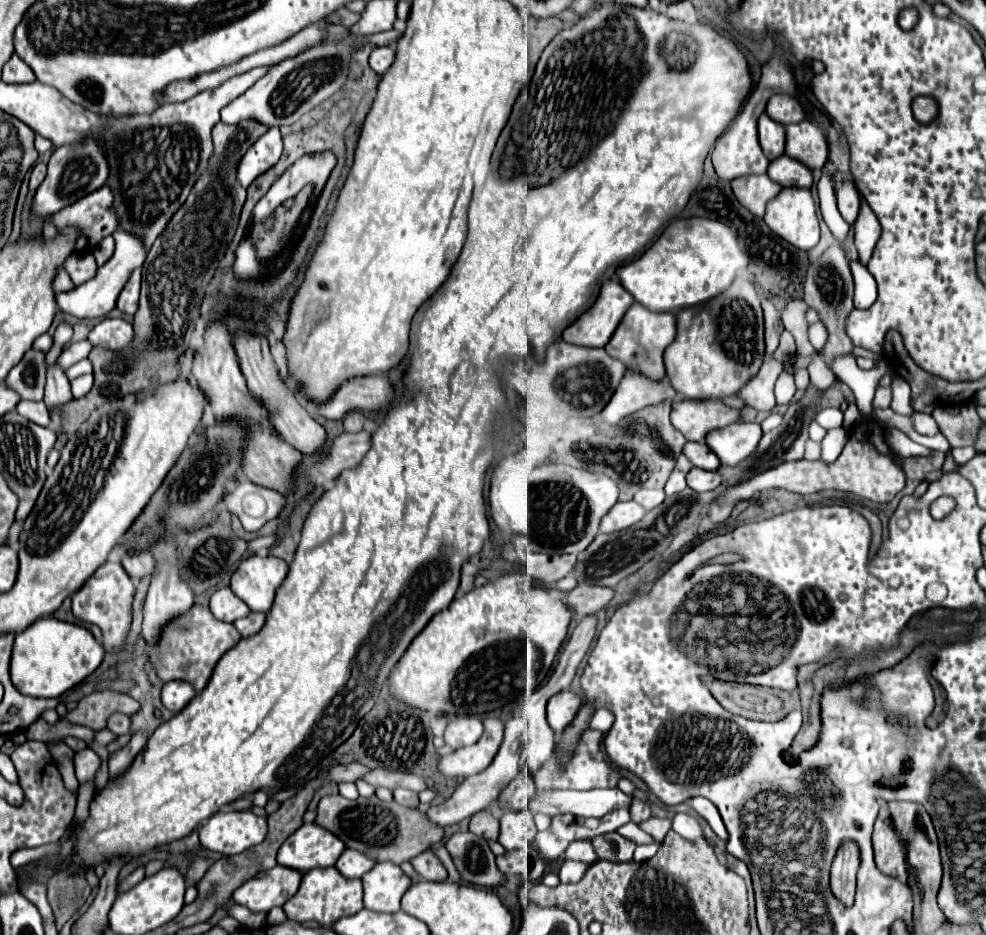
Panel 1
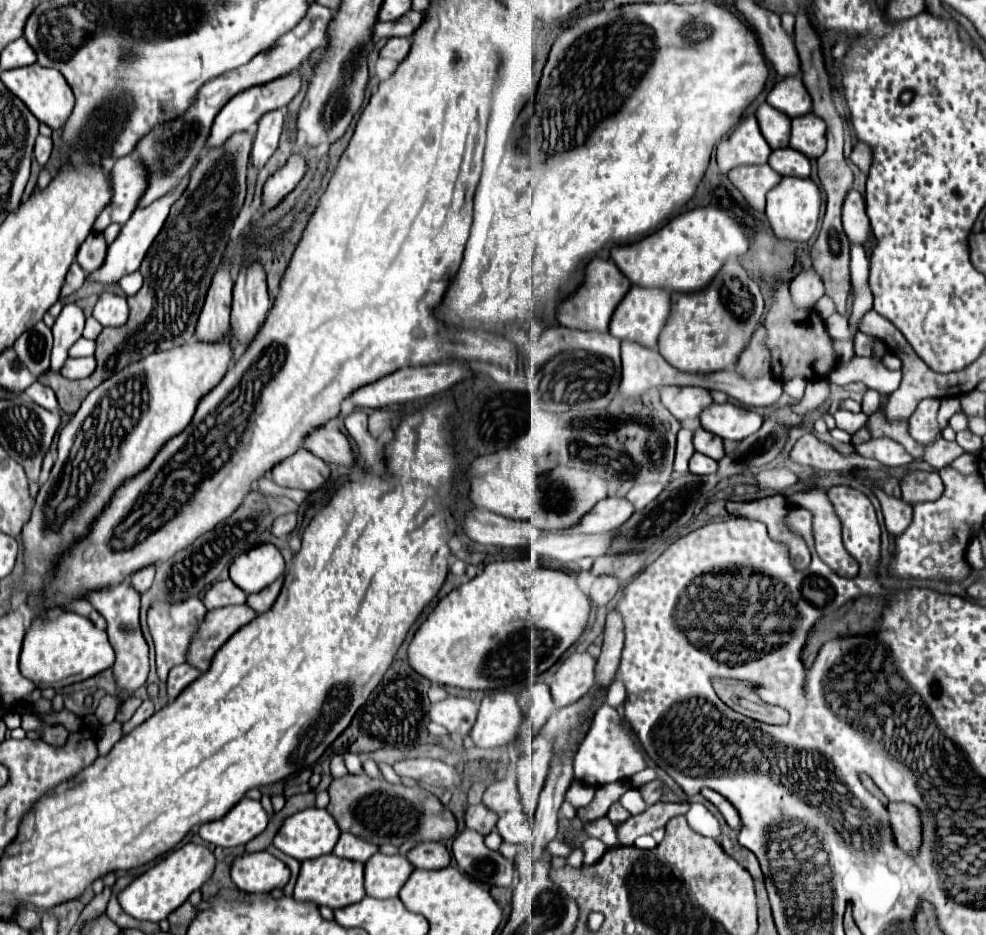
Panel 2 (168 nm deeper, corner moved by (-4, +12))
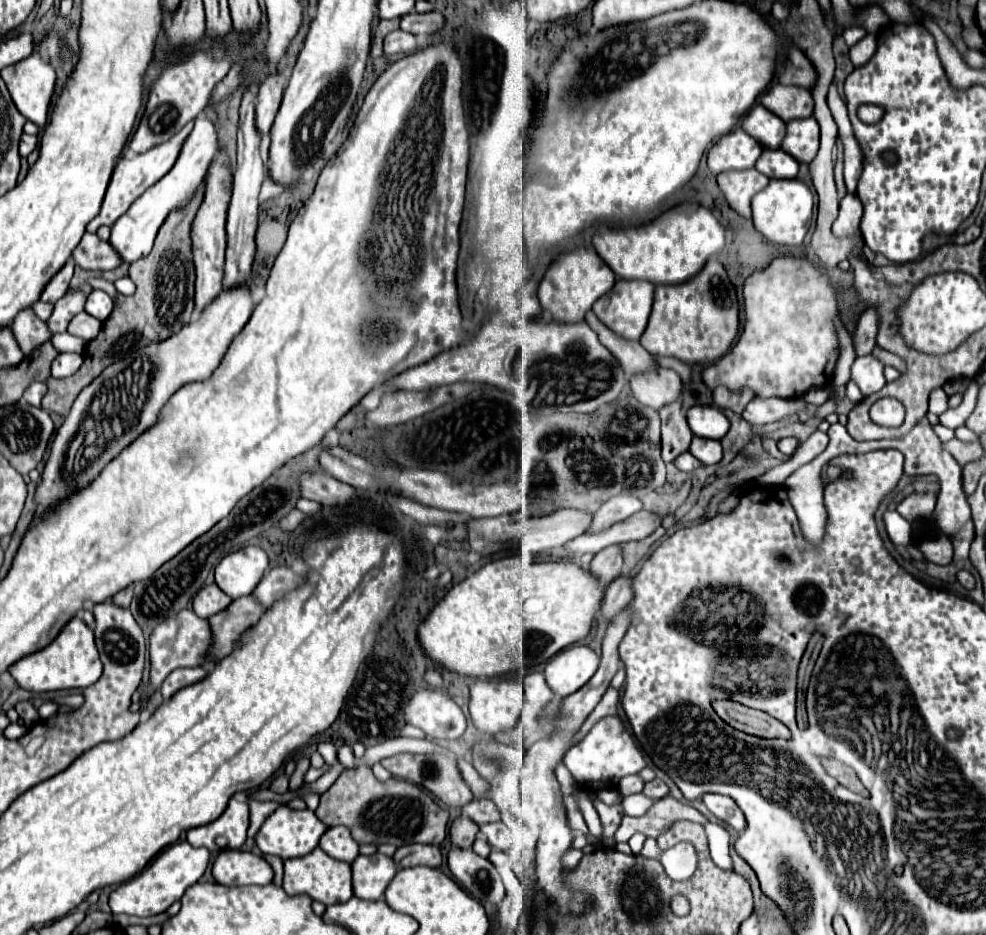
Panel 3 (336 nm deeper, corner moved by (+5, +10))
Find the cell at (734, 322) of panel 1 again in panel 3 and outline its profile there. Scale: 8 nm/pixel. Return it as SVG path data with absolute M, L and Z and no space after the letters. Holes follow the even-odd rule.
M709 258L709 262L705 264L705 270L701 270L697 278L691 278L689 282L683 282L681 286L657 286L655 288L655 304L649 316L647 330L641 336L641 346L655 356L671 356L687 364L713 364L729 352L733 340L739 334L739 324L741 324L739 300L737 300L735 286L731 284L723 264L715 258Z

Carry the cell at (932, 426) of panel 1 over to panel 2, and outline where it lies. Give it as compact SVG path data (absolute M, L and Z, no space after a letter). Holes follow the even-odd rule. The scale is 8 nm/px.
M942 398L940 400L940 410L938 410L938 422L944 428L950 420L952 414L956 414L960 410L960 400L958 398Z

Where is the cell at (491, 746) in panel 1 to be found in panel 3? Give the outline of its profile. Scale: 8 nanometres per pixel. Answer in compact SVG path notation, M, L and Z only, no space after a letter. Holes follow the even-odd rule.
M475 680L471 684L469 714L483 736L515 728L523 710L523 682L519 680Z

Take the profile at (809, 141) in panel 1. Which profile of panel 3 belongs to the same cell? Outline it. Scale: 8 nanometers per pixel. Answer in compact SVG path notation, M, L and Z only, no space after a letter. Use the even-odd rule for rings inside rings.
M815 118L787 122L787 134L781 148L797 162L809 164L819 150L819 124Z

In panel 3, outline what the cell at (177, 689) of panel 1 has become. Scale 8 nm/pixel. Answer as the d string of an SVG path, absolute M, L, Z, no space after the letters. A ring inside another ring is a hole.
M197 666L197 668L177 668L177 670L173 670L173 672L165 678L165 682L163 682L163 686L161 686L161 694L163 694L163 698L167 700L167 698L171 698L177 690L181 690L181 688L185 688L185 686L189 686L189 684L195 684L195 682L203 680L205 676L207 676L207 670L201 668L201 666Z

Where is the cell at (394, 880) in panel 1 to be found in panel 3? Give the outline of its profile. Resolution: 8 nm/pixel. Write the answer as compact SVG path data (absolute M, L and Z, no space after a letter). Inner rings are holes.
M385 854L357 856L351 864L353 868L353 892L363 900L381 900L389 882L397 874L393 858Z

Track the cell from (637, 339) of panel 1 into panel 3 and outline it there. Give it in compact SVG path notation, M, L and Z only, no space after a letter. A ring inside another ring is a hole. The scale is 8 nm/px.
M617 280L613 290L597 300L593 312L615 334L639 340L647 328L655 286L651 282Z

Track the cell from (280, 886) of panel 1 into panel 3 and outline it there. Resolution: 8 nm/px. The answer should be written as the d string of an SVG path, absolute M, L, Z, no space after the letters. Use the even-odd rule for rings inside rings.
M223 850L213 862L213 878L225 886L267 886L273 882L273 868L253 852Z

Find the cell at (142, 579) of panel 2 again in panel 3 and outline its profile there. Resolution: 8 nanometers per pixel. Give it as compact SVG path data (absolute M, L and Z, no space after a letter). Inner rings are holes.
M129 584L127 588L123 588L123 590L119 590L115 596L113 596L113 602L117 602L117 606L129 606L131 604L131 600L133 600L133 584Z

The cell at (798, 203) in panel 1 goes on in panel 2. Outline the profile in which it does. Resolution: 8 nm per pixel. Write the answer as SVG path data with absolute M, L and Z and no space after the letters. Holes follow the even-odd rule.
M786 176L778 186L766 194L766 218L776 234L776 238L786 238L794 242L808 242L814 234L820 218L820 190L810 178Z

